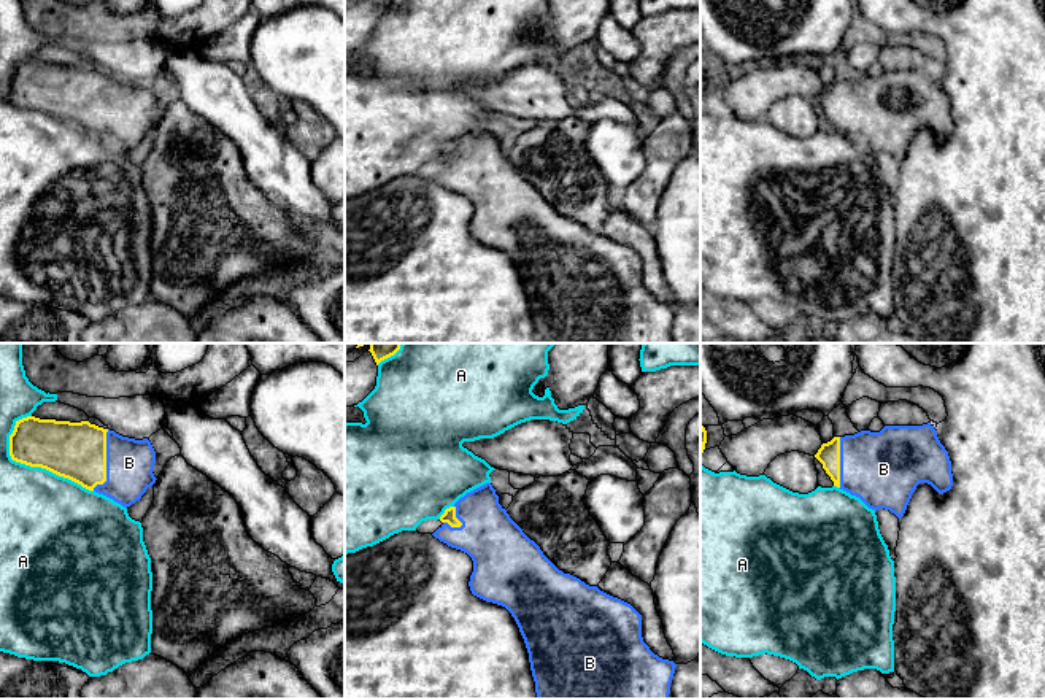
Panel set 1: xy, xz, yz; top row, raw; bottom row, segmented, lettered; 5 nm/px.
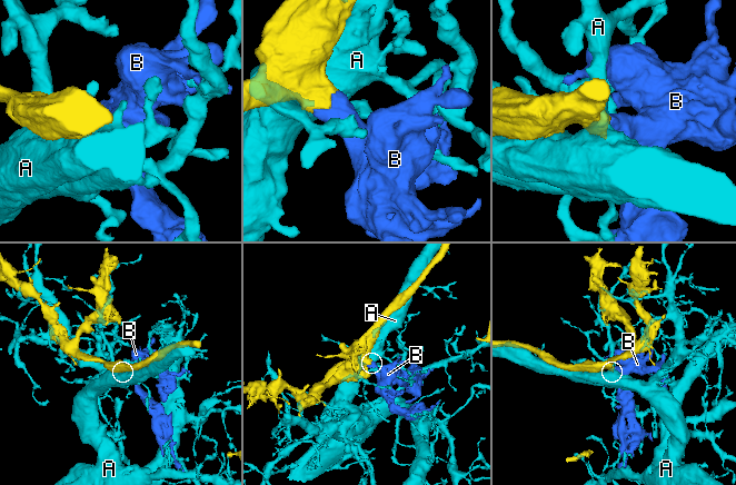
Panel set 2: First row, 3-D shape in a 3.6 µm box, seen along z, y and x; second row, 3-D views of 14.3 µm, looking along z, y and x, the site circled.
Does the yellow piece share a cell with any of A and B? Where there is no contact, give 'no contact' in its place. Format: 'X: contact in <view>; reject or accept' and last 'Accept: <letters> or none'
A: contact in xy; reject
B: contact in xy; accept
Accept: B

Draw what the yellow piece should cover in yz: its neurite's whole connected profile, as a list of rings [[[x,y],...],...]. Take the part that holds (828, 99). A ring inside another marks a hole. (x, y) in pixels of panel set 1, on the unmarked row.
[[[931,67],[923,70],[885,70],[880,76],[861,75],[834,81],[823,87],[815,102],[834,130],[859,141],[872,154],[889,154],[899,164],[920,127],[931,129],[939,138],[953,130],[951,105]]]

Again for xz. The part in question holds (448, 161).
[[[491,127],[467,137],[445,154],[440,165],[443,168],[432,180],[473,205],[472,238],[505,251],[515,262],[529,297],[538,343],[669,343],[677,308],[659,302],[643,286],[642,259],[630,248],[559,214],[510,162]]]

